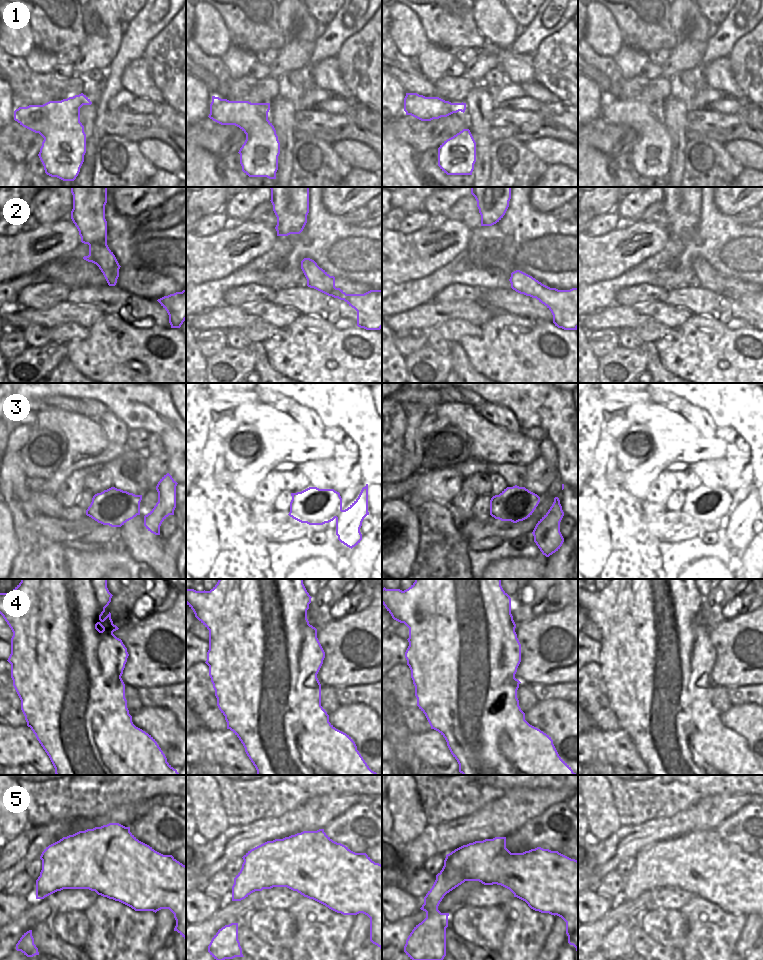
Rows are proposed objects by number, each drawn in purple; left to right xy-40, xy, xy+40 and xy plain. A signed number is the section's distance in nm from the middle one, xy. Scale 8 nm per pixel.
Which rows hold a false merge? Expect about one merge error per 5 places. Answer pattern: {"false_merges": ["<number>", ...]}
{"false_merges": ["3"]}

